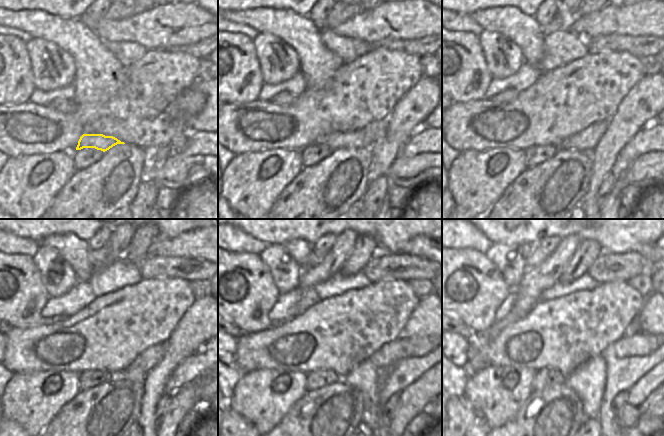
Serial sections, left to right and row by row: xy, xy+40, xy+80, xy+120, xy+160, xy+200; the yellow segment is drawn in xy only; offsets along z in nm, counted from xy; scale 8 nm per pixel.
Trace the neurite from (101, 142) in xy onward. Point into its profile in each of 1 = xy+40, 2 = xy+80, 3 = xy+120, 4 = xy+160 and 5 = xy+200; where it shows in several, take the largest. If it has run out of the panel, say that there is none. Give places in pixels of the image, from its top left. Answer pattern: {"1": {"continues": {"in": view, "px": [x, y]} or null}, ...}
{"1": {"continues": {"in": "xy+40", "px": [361, 138]}}, "2": {"continues": {"in": "xy+80", "px": [586, 140]}}, "3": {"continues": {"in": "xy+120", "px": [151, 356]}}, "4": {"continues": {"in": "xy+160", "px": [415, 346]}}, "5": {"continues": {"in": "xy+200", "px": [641, 344]}}}

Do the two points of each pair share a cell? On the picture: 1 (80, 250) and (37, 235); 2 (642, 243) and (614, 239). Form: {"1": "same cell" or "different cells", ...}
{"1": "different cells", "2": "same cell"}

